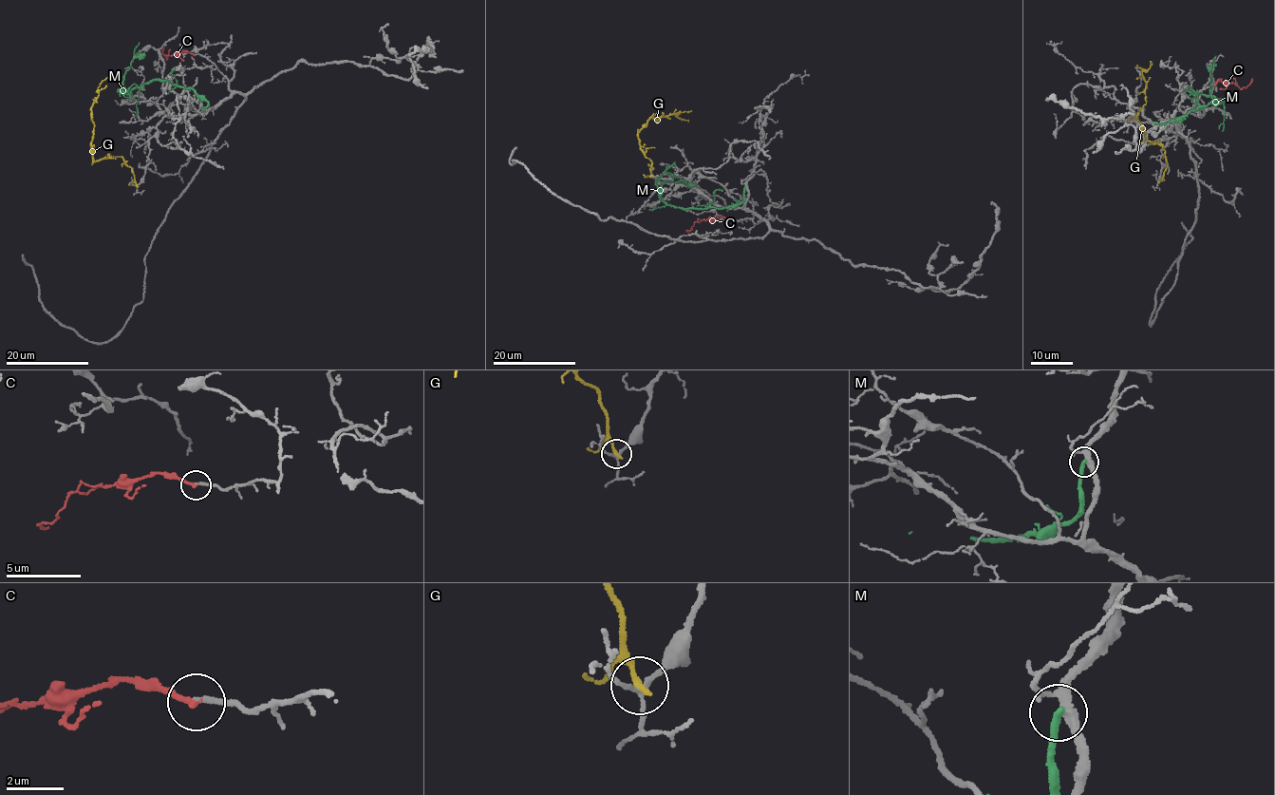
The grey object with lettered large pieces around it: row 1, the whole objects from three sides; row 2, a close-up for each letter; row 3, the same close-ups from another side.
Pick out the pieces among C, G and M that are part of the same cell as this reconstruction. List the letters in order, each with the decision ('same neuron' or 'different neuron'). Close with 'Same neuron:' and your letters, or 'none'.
C: same neuron
G: different neuron
M: different neuron
Same neuron: C

